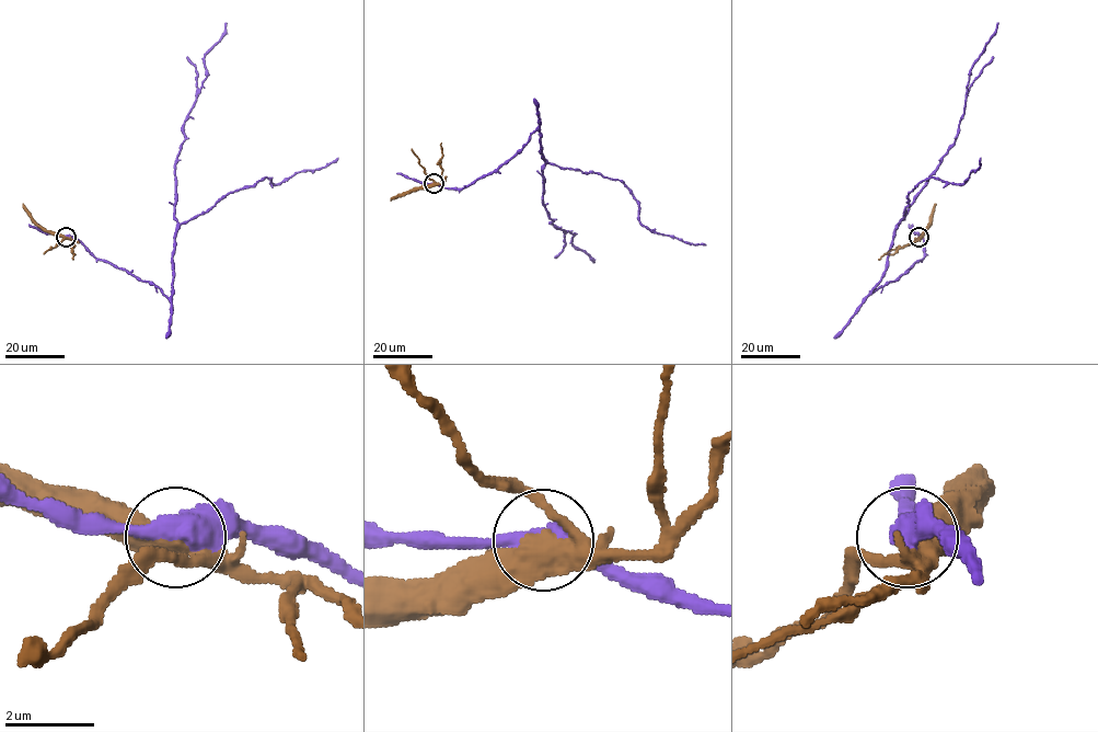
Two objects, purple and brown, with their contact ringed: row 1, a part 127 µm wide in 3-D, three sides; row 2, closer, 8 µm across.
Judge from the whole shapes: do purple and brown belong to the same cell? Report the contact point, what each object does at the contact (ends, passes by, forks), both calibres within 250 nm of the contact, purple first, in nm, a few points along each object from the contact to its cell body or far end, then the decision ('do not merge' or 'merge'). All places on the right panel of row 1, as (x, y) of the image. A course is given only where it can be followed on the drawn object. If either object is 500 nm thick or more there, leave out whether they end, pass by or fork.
place (919, 237); purple passes by; brown forks; calibres 480 and 400 nm; course purple (919, 237), (923, 240), (924, 256), (865, 298), (886, 269), (896, 225), (956, 139), (969, 71), (998, 23); course brown (919, 237), (929, 221), (936, 204); do not merge

